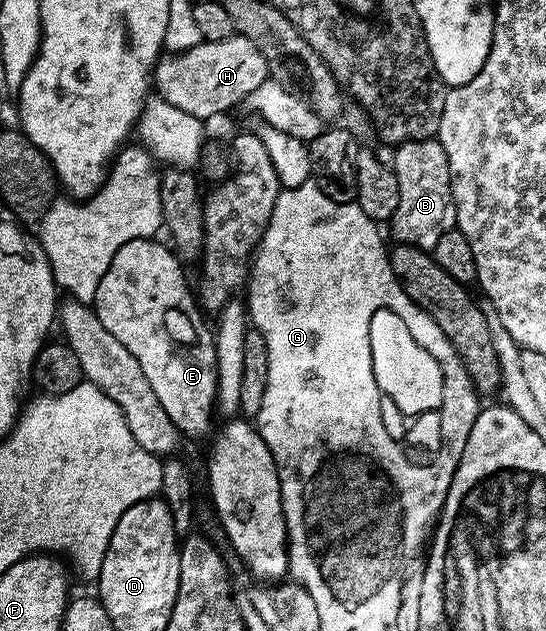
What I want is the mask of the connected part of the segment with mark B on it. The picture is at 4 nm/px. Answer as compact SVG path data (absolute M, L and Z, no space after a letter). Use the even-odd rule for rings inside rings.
M436 138L403 142L396 147L391 165L399 180L399 208L391 219L393 242L402 246L418 246L431 252L439 244L443 232L457 225L457 205L453 199L453 173L447 164L447 152Z

